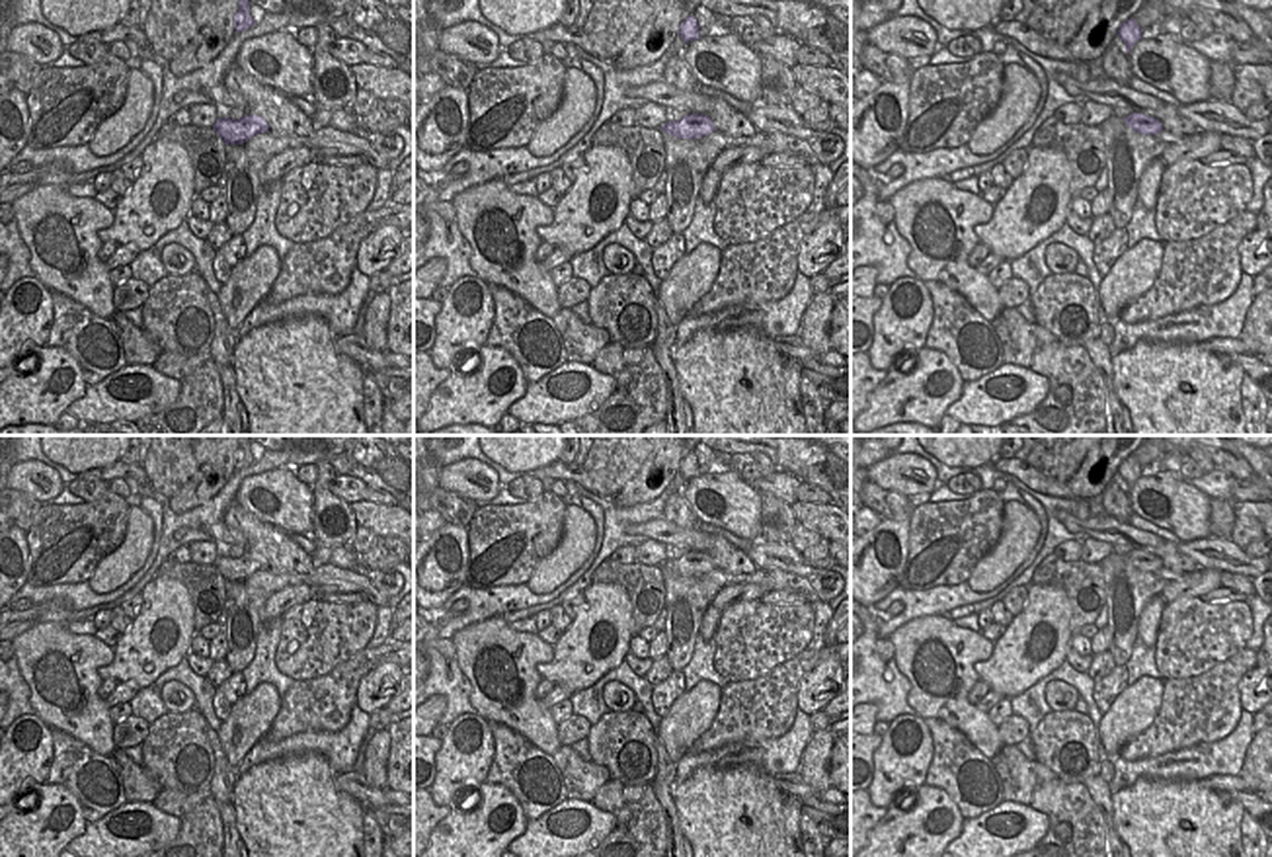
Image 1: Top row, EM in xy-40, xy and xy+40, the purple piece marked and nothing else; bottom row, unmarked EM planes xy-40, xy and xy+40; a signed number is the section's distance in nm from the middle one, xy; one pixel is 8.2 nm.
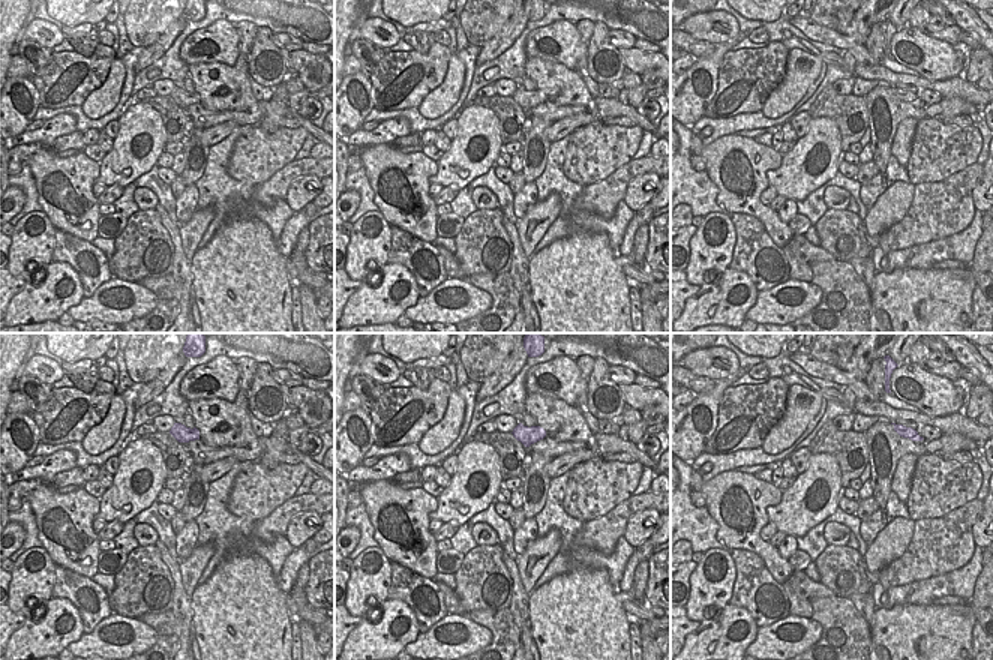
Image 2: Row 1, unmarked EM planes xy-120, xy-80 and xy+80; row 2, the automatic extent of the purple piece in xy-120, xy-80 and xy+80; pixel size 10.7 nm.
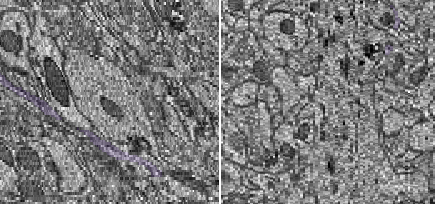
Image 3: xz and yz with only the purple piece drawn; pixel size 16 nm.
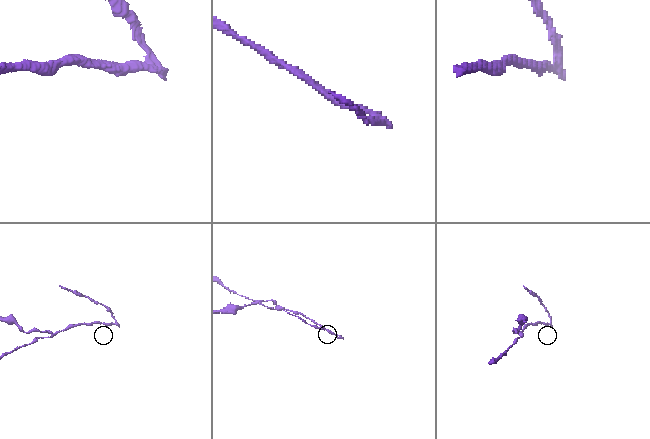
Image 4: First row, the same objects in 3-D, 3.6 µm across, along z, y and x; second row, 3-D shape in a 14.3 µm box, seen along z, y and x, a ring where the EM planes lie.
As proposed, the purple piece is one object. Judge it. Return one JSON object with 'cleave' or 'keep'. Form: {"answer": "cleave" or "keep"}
{"answer": "cleave"}

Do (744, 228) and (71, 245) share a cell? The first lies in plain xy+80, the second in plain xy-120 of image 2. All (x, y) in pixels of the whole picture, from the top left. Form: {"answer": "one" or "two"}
{"answer": "one"}

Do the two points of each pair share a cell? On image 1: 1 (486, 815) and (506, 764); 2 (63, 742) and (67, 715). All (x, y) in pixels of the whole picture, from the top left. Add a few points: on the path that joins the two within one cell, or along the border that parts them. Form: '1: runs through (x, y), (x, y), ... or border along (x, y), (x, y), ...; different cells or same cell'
1: border along (486, 781), (500, 783), (516, 799), (527, 820); different cells
2: border along (51, 727), (73, 734), (104, 756); different cells

